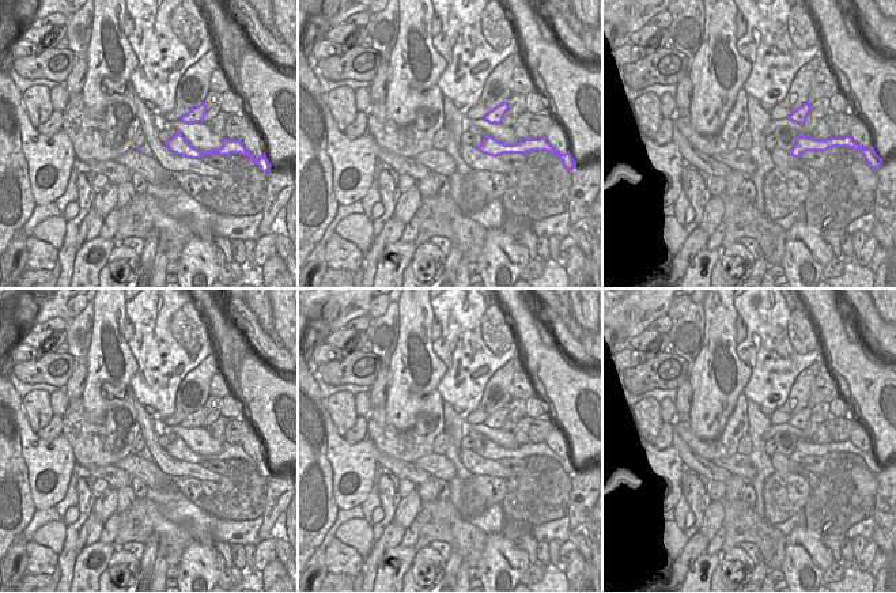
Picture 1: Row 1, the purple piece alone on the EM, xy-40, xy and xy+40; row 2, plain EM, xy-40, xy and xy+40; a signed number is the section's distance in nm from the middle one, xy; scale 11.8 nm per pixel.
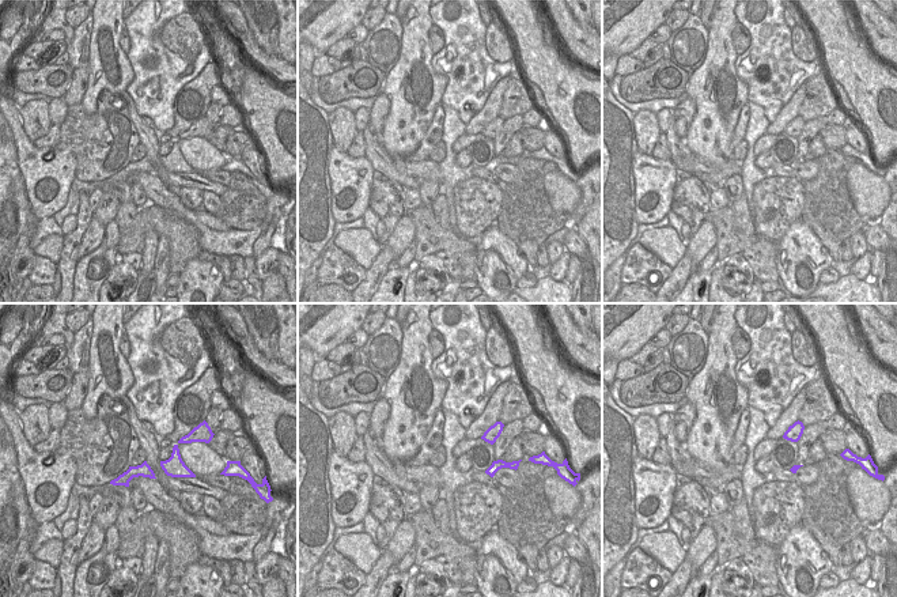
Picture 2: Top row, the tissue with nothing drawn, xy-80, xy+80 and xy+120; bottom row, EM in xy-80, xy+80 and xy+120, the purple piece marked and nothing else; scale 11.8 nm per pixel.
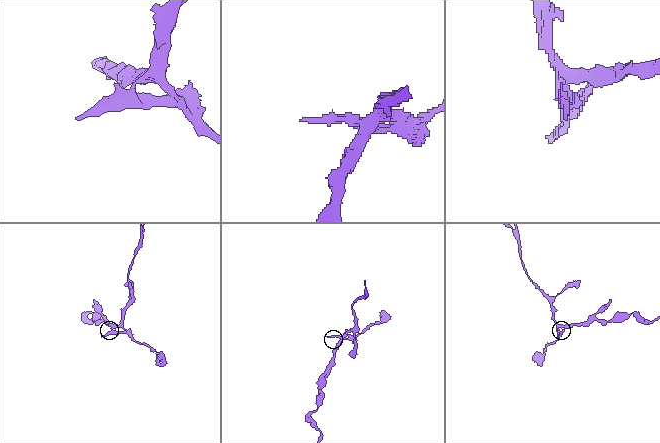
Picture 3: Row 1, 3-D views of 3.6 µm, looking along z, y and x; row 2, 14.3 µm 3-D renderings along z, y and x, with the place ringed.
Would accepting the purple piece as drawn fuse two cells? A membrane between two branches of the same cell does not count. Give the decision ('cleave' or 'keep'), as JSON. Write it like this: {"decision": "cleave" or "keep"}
{"decision": "keep"}

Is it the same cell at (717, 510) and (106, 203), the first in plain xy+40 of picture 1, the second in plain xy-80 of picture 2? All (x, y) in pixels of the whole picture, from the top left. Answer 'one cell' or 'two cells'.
one cell

